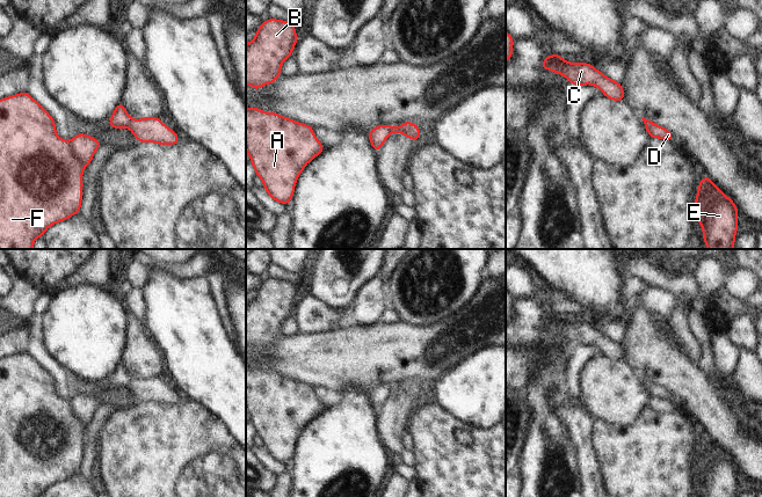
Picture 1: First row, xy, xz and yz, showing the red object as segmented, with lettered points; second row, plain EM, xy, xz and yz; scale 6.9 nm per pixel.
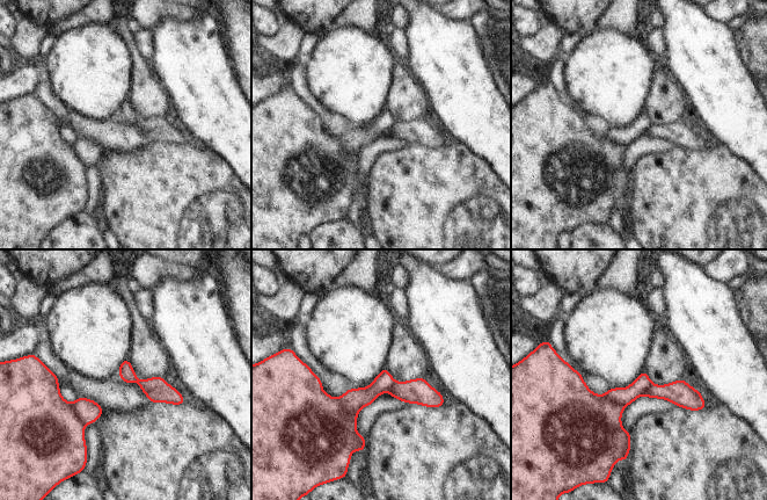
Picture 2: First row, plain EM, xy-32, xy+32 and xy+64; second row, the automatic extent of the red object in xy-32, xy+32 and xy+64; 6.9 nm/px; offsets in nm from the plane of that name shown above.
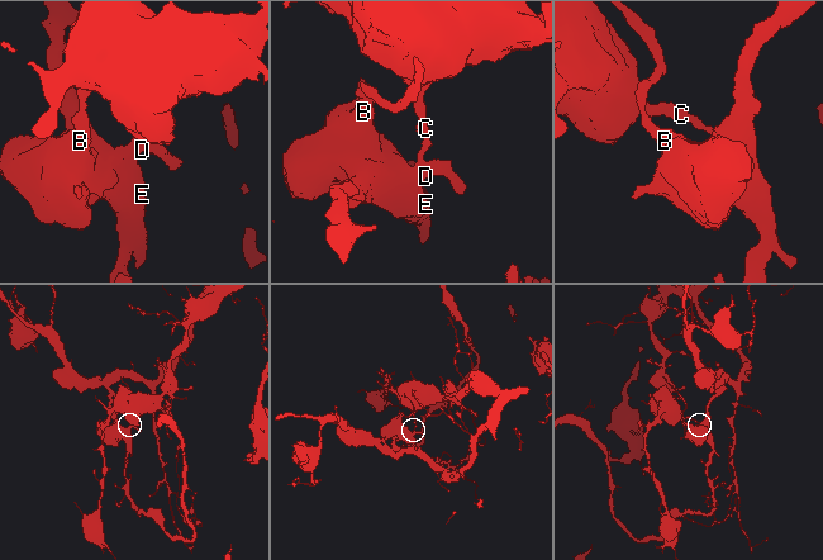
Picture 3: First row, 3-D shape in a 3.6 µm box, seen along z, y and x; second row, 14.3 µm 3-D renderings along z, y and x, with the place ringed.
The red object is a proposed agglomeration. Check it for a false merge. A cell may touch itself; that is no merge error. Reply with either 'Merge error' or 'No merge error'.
Merge error

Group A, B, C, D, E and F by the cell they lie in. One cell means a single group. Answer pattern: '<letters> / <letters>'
A B D E F / C

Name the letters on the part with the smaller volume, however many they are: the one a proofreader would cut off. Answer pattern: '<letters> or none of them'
A, B, D, E, F

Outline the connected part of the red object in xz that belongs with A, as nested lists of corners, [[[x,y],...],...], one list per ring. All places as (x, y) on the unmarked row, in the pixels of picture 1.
[[[246,367],[246,411],[274,460],[290,463],[300,432],[324,409],[312,386]]]

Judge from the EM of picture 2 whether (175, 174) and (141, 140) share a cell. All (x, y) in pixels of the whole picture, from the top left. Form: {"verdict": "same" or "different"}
{"verdict": "different"}

